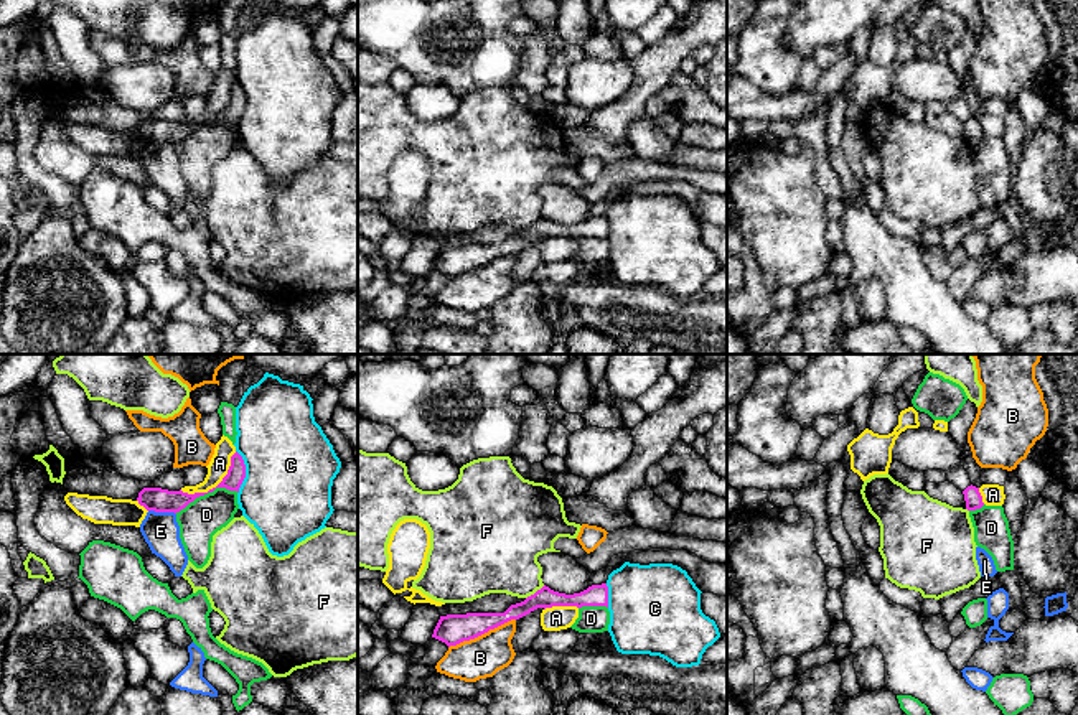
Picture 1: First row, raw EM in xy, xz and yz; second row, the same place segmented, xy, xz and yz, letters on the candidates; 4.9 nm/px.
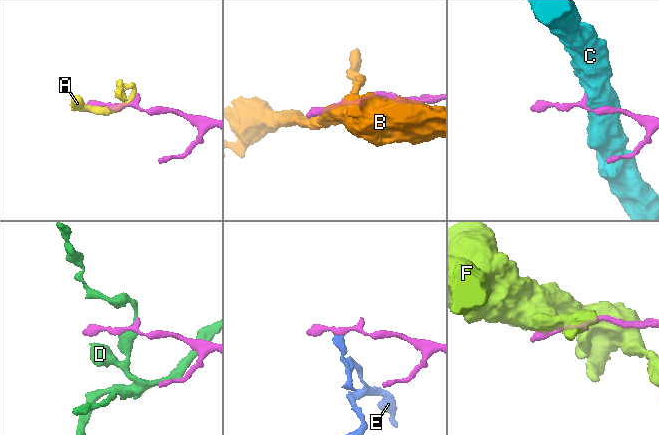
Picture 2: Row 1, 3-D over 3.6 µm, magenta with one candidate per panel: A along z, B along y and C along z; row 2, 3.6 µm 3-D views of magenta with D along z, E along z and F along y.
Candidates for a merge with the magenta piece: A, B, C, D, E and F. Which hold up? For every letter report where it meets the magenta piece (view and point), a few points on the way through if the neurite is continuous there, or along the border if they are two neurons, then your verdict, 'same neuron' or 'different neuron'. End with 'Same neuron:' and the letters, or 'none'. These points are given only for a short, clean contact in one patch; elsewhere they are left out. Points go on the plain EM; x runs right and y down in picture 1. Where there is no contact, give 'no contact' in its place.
A: contact xy (216, 117); different neuron
B: contact xz (482, 264); border xz (515, 249), (449, 279); different neuron
C: contact xy (244, 102); different neuron
D: contact xy (206, 124); border xy (238, 122), (215, 119), (196, 127), (175, 144); different neuron
E: contact xy (162, 142); border xy (149, 140), (175, 145); different neuron
F: contact xz (536, 223); different neuron
Same neuron: none

